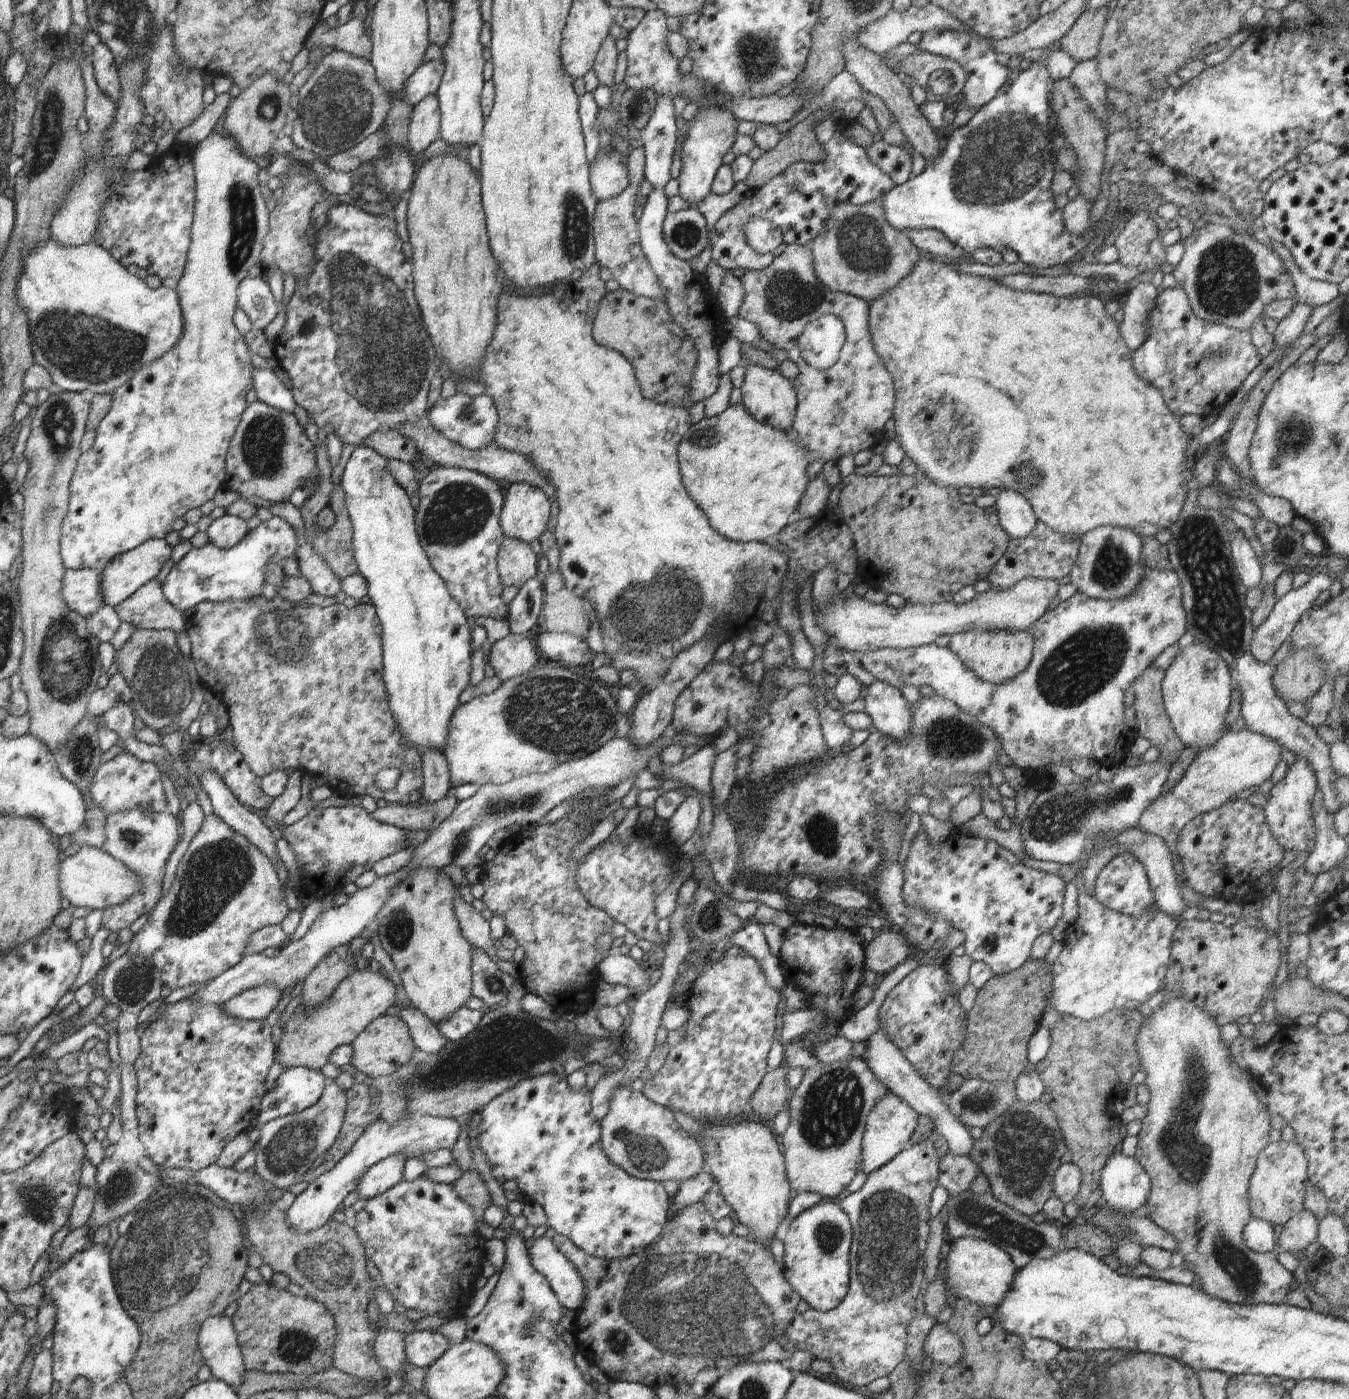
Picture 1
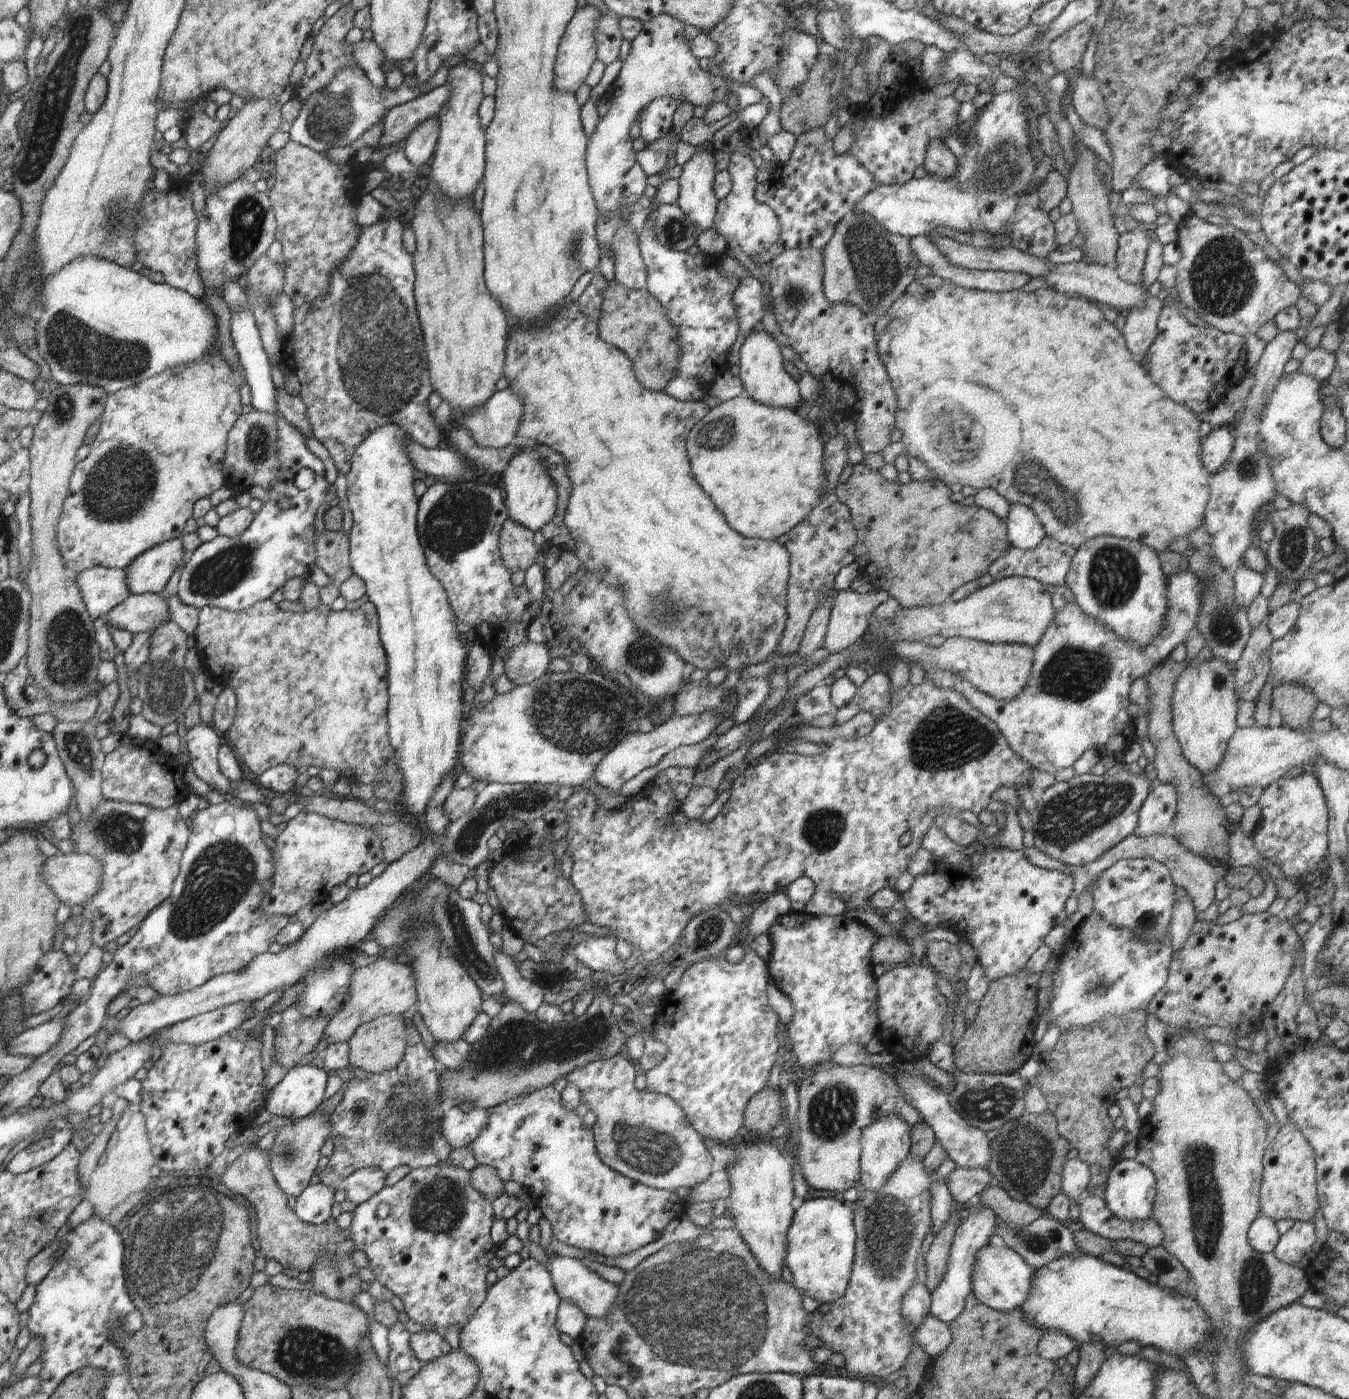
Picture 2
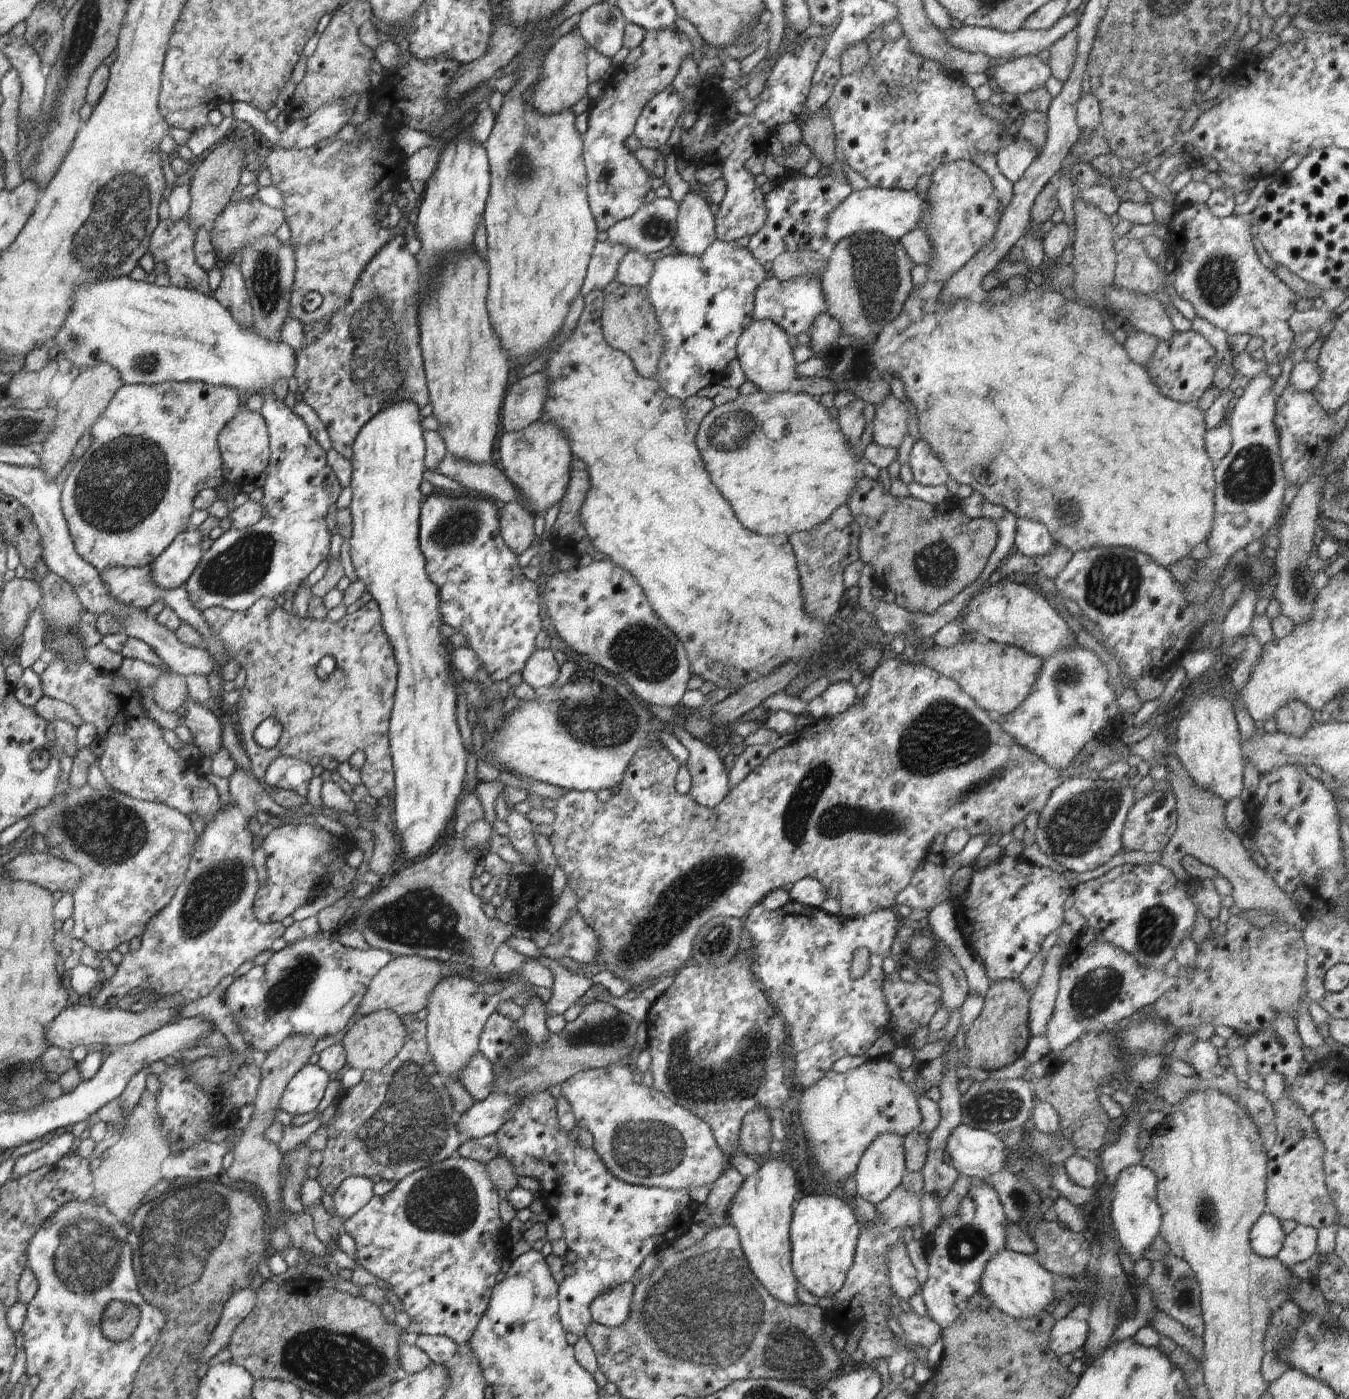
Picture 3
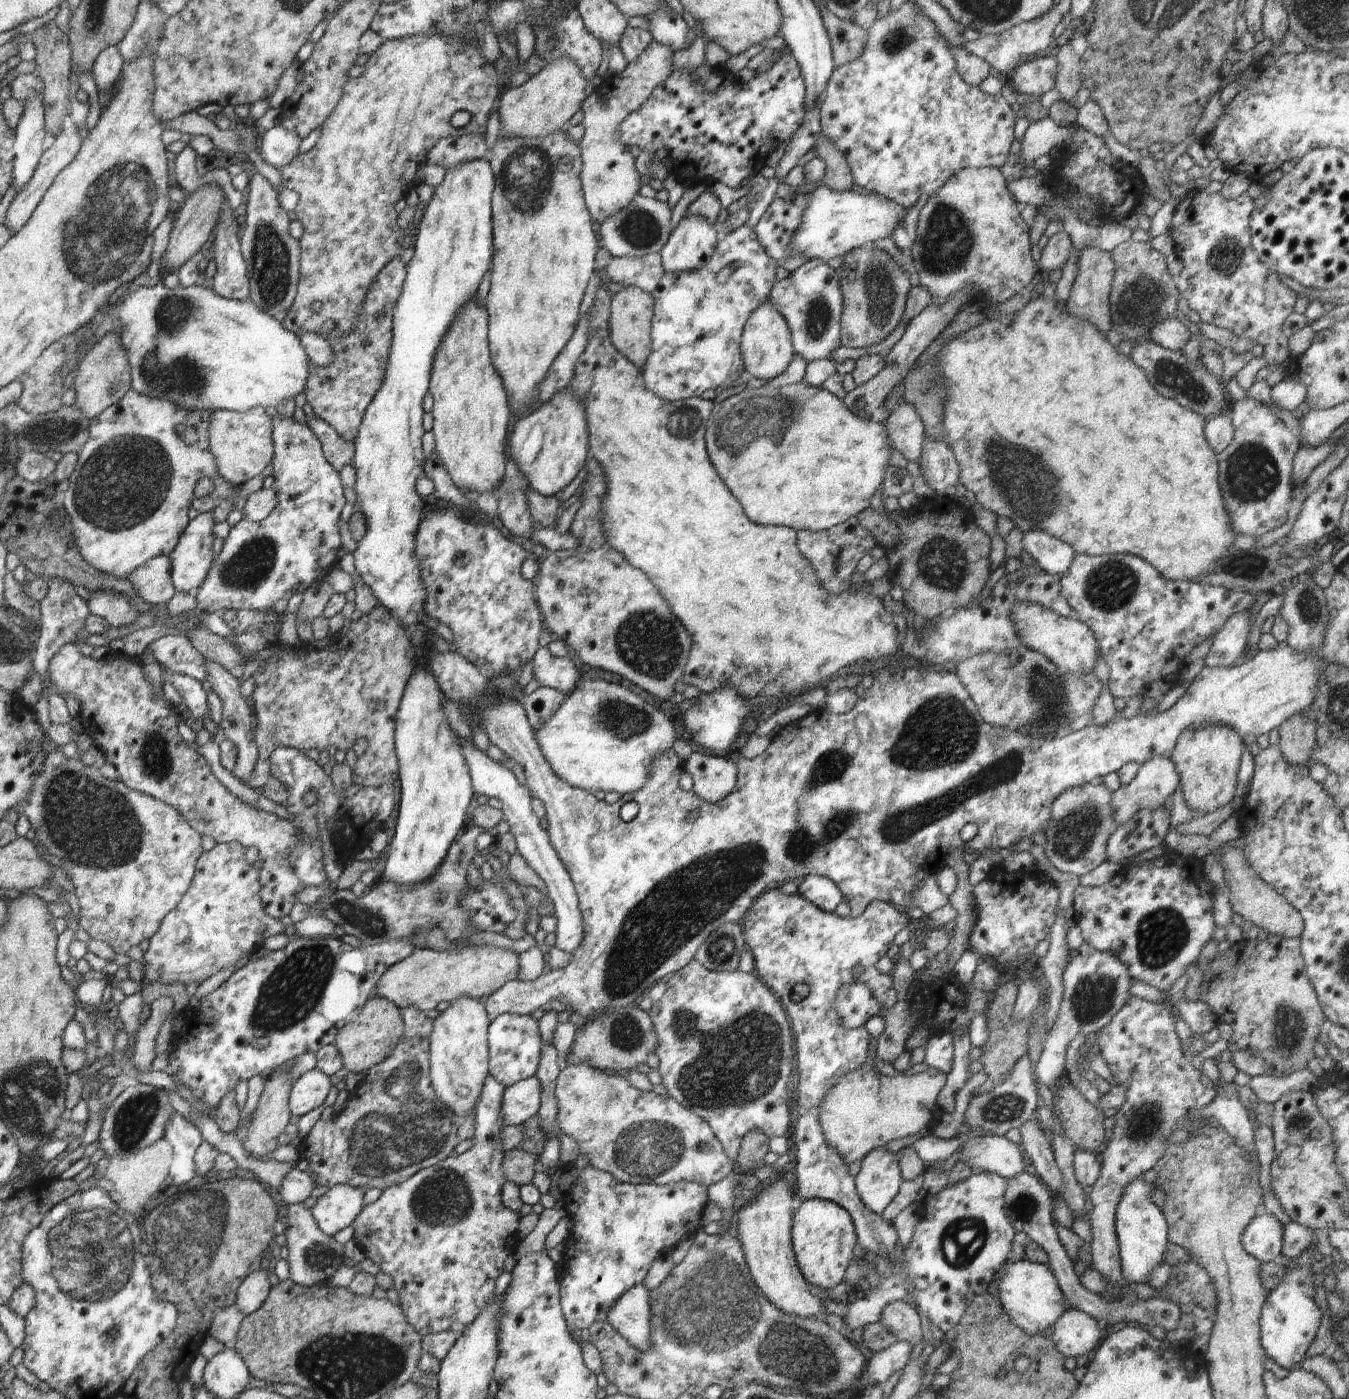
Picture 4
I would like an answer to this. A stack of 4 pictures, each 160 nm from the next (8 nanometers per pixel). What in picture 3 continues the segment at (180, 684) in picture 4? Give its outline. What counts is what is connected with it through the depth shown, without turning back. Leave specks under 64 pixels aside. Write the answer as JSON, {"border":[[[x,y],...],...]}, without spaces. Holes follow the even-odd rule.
{"border":[[[187,696],[184,706],[188,713],[183,724],[189,728],[194,746],[202,751],[203,759],[213,757],[222,748],[223,726],[220,715]]]}

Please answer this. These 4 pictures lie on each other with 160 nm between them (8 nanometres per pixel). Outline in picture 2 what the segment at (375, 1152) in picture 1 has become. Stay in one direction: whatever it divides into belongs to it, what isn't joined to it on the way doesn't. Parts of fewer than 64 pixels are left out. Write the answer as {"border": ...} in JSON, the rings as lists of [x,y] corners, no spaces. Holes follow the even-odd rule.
{"border":[[[457,1106],[442,1116],[442,1136],[452,1149],[471,1145],[488,1124],[488,1109],[474,1108],[468,1114]],[[322,1183],[309,1185],[296,1198],[295,1214],[310,1225],[322,1225],[331,1218],[335,1192]]]}

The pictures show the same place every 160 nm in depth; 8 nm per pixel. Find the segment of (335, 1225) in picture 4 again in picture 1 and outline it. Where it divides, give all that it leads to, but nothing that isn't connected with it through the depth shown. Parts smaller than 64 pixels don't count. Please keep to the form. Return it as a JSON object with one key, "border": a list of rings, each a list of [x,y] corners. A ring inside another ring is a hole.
{"border":[[[402,1154],[391,1155],[370,1166],[364,1178],[356,1186],[360,1198],[370,1200],[401,1182],[406,1160],[407,1158]]]}

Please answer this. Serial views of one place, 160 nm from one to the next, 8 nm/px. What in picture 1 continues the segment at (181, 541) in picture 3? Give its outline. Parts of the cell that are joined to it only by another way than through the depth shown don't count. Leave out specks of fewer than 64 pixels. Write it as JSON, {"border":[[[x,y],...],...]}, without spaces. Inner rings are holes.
{"border":[[[152,539],[144,542],[144,544],[140,544],[138,548],[126,552],[126,554],[120,554],[114,560],[110,560],[106,564],[106,568],[101,571],[102,582],[100,582],[100,592],[104,596],[106,605],[114,608],[118,607],[142,586],[152,582],[152,580],[156,580],[164,563],[171,558],[172,552],[173,547],[164,539]]]}

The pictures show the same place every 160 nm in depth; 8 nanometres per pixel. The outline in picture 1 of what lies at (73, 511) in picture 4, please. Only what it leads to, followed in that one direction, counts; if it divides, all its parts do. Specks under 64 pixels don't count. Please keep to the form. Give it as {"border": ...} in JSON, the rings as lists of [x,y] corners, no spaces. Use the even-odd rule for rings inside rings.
{"border":[[[219,126],[208,138],[195,146],[192,150],[192,164],[195,173],[196,202],[194,202],[194,216],[191,227],[191,244],[187,255],[187,262],[184,274],[178,282],[175,292],[180,298],[180,308],[182,308],[182,318],[184,318],[184,332],[176,346],[166,352],[162,358],[146,364],[144,368],[139,368],[136,376],[122,384],[120,388],[111,394],[111,408],[104,416],[104,419],[96,428],[94,446],[89,451],[81,454],[70,482],[69,510],[61,525],[60,552],[65,570],[79,570],[90,568],[90,570],[102,571],[110,560],[114,560],[120,554],[126,554],[140,544],[144,544],[152,539],[165,539],[172,530],[172,524],[178,518],[184,517],[191,509],[200,508],[206,502],[212,501],[214,494],[220,489],[221,484],[227,479],[225,472],[225,457],[230,447],[236,428],[240,424],[240,418],[247,408],[246,397],[250,390],[254,388],[252,381],[251,362],[252,353],[246,345],[243,334],[237,330],[233,322],[233,316],[237,307],[237,291],[242,280],[248,276],[248,271],[253,266],[260,264],[260,252],[262,252],[262,242],[270,231],[269,212],[260,190],[258,181],[259,166],[244,154],[240,154],[238,144],[234,138]]]}

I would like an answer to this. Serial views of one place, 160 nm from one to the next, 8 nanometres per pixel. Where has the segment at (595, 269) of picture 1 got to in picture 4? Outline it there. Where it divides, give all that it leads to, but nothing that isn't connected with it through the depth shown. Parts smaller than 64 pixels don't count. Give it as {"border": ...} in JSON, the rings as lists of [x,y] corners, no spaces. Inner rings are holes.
{"border":[[[601,286],[596,292],[592,307],[586,314],[589,319],[587,343],[584,352],[581,352],[579,359],[575,362],[574,376],[570,380],[569,390],[584,405],[587,429],[590,434],[587,440],[588,452],[598,461],[605,474],[606,492],[601,498],[601,526],[606,544],[617,550],[634,568],[644,571],[648,580],[653,582],[658,592],[666,598],[668,606],[674,608],[672,614],[684,624],[684,628],[690,635],[692,646],[681,679],[688,685],[696,686],[701,693],[713,693],[729,682],[740,696],[765,694],[766,696],[786,696],[789,699],[805,690],[809,691],[812,688],[824,686],[826,682],[837,676],[840,668],[858,662],[858,660],[876,660],[884,658],[884,656],[890,658],[892,662],[900,659],[902,648],[898,648],[896,642],[898,632],[892,614],[884,608],[882,601],[874,596],[867,586],[852,587],[850,591],[839,595],[828,594],[828,591],[820,586],[811,562],[804,558],[799,551],[798,532],[788,527],[756,524],[744,516],[745,512],[740,508],[741,504],[738,504],[738,500],[734,498],[728,487],[720,480],[720,476],[716,474],[705,445],[707,422],[716,402],[714,400],[705,401],[701,397],[665,401],[648,390],[642,370],[636,368],[611,343],[608,324],[610,302],[609,292]]]}

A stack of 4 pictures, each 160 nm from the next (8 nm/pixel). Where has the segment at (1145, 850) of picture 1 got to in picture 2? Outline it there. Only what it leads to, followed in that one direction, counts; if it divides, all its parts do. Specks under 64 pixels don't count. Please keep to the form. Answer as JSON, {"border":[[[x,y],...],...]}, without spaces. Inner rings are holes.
{"border":[[[1176,889],[1174,898],[1176,898],[1176,902],[1172,908],[1169,936],[1173,952],[1178,952],[1182,948],[1182,944],[1188,940],[1188,936],[1193,933],[1192,926],[1194,926],[1197,918],[1192,900],[1182,889]]]}

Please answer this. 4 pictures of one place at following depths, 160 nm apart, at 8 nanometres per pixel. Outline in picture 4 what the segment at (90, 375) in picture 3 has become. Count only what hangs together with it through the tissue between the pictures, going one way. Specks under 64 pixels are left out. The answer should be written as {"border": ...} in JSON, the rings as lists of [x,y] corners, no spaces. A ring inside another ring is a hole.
{"border":[[[118,331],[106,332],[105,336],[90,349],[90,352],[85,354],[73,378],[75,390],[73,405],[83,412],[89,421],[96,418],[105,408],[118,403],[124,393],[131,388],[131,368],[118,333]]]}

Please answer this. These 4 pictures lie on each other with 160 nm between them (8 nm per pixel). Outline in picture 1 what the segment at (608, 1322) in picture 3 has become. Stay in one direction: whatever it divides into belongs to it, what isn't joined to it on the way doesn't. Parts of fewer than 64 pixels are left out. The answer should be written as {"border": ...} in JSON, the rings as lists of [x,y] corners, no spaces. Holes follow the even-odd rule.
{"border":[[[547,1237],[534,1239],[527,1250],[532,1266],[548,1280],[550,1289],[564,1309],[576,1311],[586,1300],[586,1280],[576,1266],[561,1254]]]}

